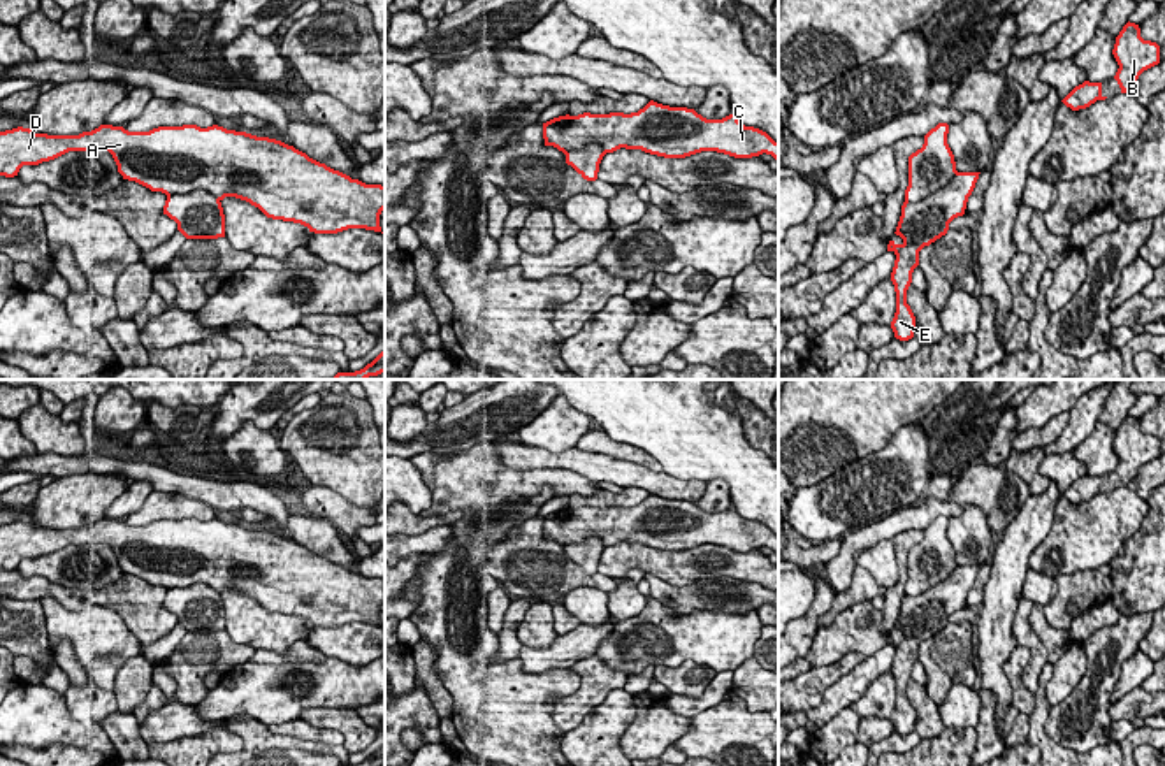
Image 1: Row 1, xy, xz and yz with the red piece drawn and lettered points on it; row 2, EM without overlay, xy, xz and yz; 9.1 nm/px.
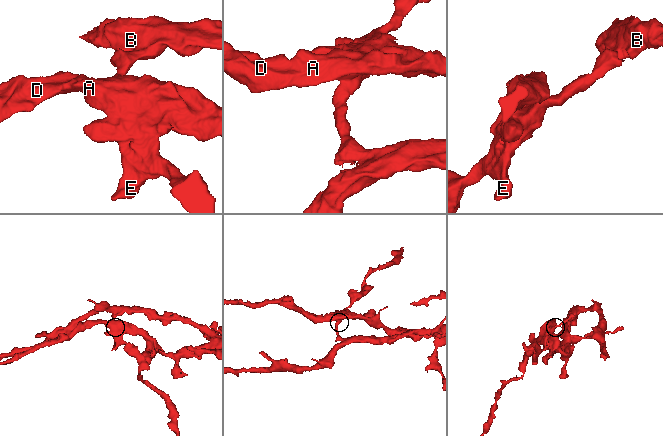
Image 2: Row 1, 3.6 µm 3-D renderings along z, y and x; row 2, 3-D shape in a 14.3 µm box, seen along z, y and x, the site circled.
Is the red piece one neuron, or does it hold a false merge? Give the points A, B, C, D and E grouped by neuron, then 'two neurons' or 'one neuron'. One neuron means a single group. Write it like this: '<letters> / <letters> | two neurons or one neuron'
A C D / B E | two neurons

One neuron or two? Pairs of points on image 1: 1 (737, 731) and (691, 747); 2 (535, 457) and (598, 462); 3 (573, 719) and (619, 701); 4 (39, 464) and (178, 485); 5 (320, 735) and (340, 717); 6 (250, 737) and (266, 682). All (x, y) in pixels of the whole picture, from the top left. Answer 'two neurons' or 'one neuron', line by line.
1: one neuron
2: one neuron
3: two neurons
4: one neuron
5: two neurons
6: two neurons

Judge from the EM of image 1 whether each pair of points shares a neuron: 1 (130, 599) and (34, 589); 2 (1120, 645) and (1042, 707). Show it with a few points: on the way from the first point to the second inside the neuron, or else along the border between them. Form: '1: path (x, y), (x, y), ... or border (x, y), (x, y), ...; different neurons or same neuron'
1: path (106, 596), (58, 592); same neuron
2: border (1051, 707), (1046, 733), (1062, 747); different neurons

